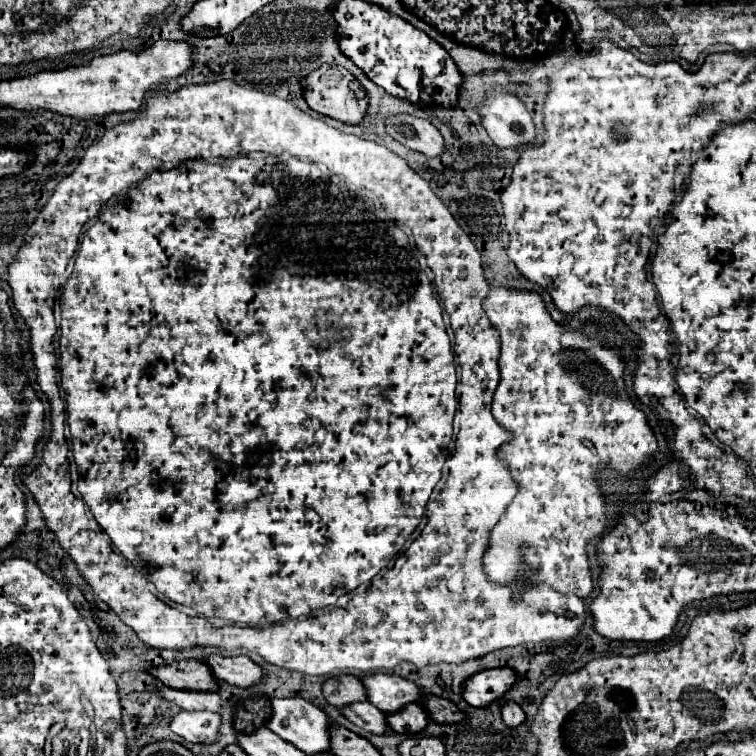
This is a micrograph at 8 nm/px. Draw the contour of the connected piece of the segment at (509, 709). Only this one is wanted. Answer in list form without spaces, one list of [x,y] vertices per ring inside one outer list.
[[[504,702],[502,704],[502,720],[504,720],[506,726],[516,728],[516,726],[520,726],[524,722],[524,718],[526,718],[524,710],[516,702]]]

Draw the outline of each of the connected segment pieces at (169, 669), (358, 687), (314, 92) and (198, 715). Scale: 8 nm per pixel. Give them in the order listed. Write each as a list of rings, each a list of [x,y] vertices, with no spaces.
[[[174,660],[172,664],[160,664],[146,670],[162,684],[170,688],[182,690],[202,690],[202,692],[216,692],[218,684],[206,664],[200,660]]]
[[[342,674],[342,676],[334,676],[328,678],[322,684],[322,694],[326,698],[326,702],[334,704],[334,706],[346,706],[352,702],[360,702],[366,700],[366,692],[362,686],[362,680],[350,674]]]
[[[320,66],[316,72],[310,72],[306,78],[302,78],[302,92],[306,104],[324,116],[330,116],[334,120],[346,122],[346,124],[358,124],[362,122],[368,106],[368,96],[364,88],[358,84],[358,80],[342,66]]]
[[[180,710],[170,720],[170,730],[182,736],[186,742],[212,744],[218,736],[220,714],[216,712],[186,712]]]

